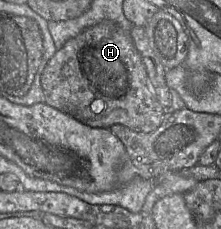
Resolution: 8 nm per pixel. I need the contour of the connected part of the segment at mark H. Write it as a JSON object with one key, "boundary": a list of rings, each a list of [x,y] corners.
{"boundary":[[[109,20],[69,39],[49,60],[40,81],[44,103],[93,128],[119,124],[136,132],[151,133],[161,125],[167,112],[151,88],[130,32]]]}

